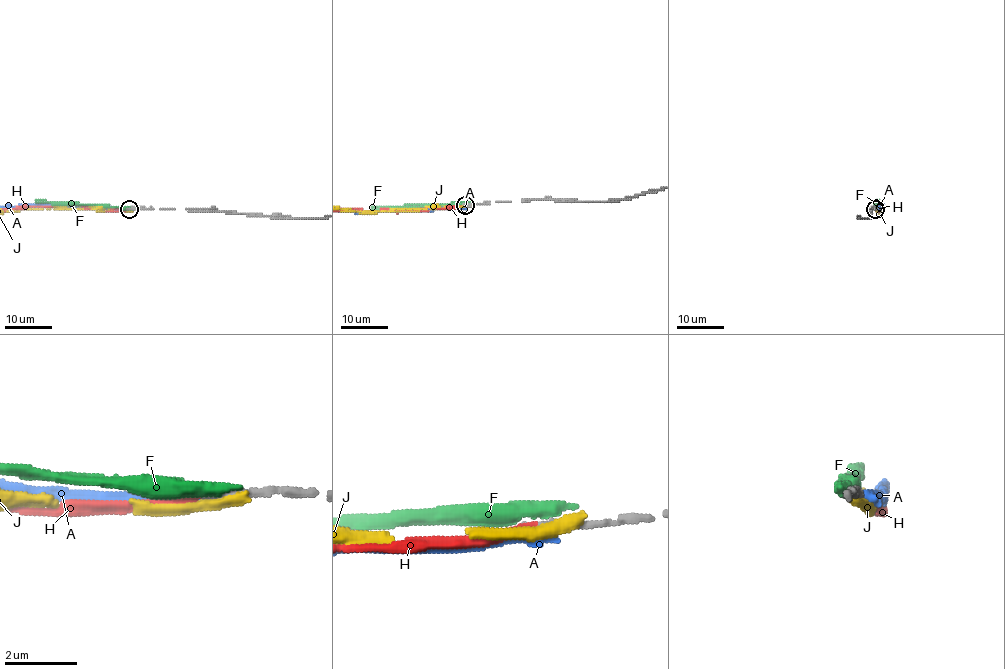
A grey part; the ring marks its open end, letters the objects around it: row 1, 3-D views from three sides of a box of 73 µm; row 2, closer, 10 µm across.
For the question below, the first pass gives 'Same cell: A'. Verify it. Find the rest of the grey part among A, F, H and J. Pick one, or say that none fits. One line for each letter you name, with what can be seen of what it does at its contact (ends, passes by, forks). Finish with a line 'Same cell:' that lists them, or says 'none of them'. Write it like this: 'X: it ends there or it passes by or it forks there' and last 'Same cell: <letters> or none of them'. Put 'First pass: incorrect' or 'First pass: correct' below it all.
H: it ends there
Same cell: H
First pass: incorrect

